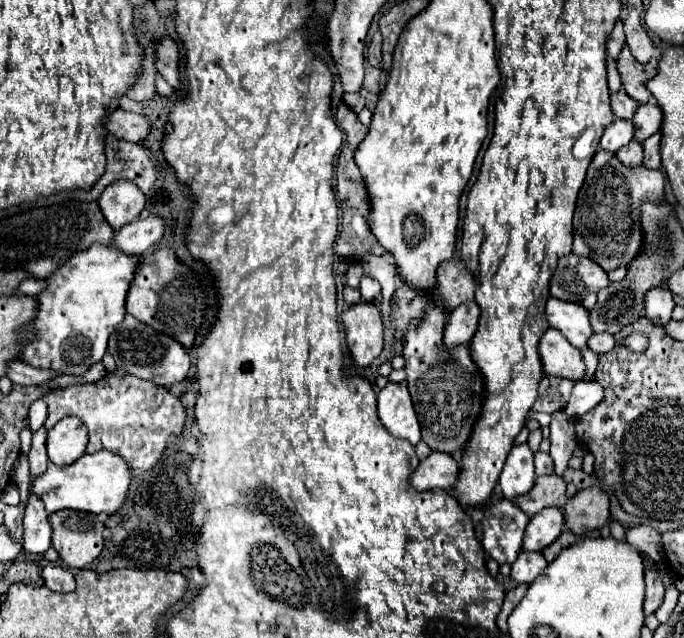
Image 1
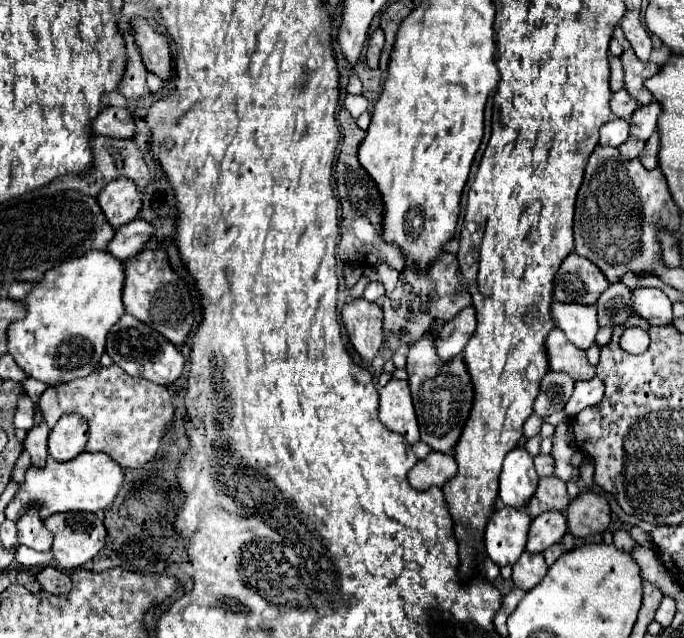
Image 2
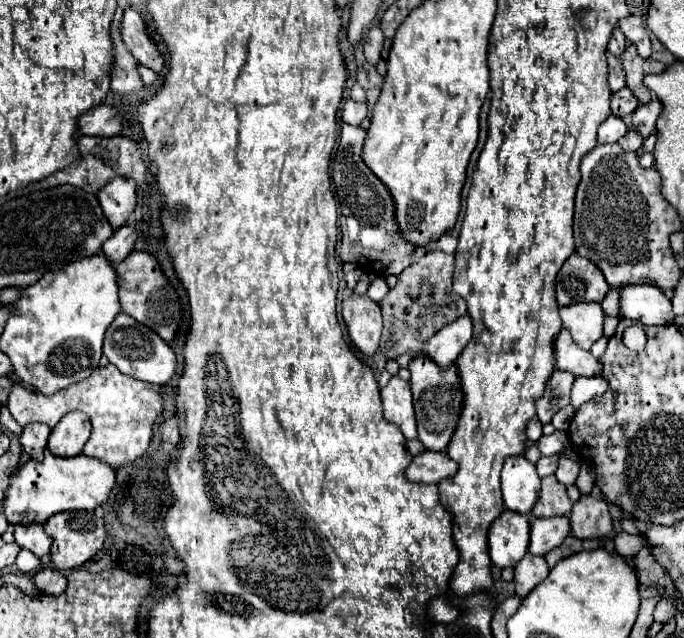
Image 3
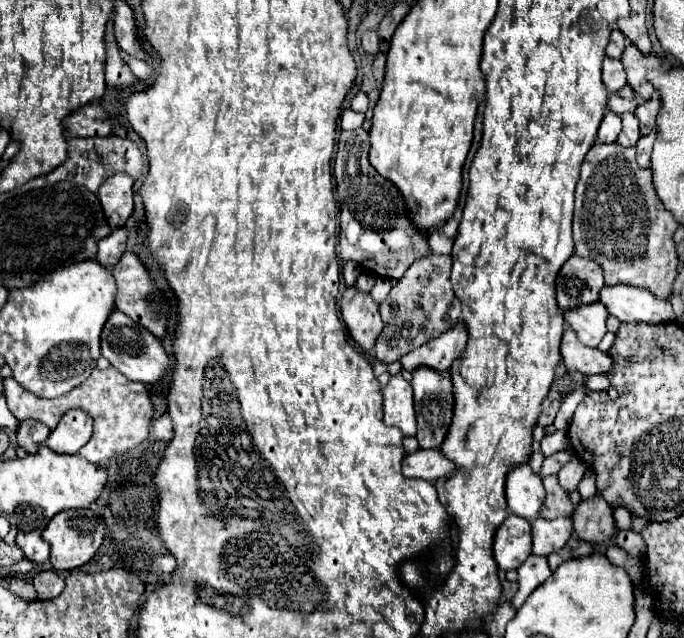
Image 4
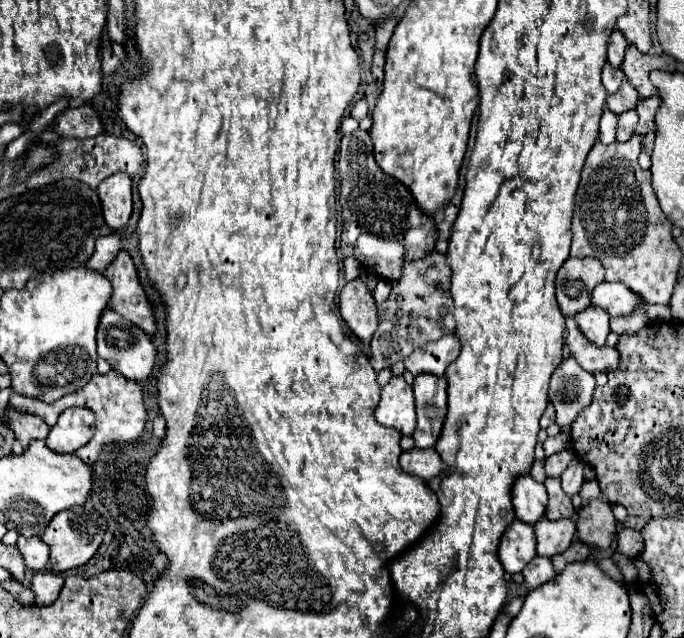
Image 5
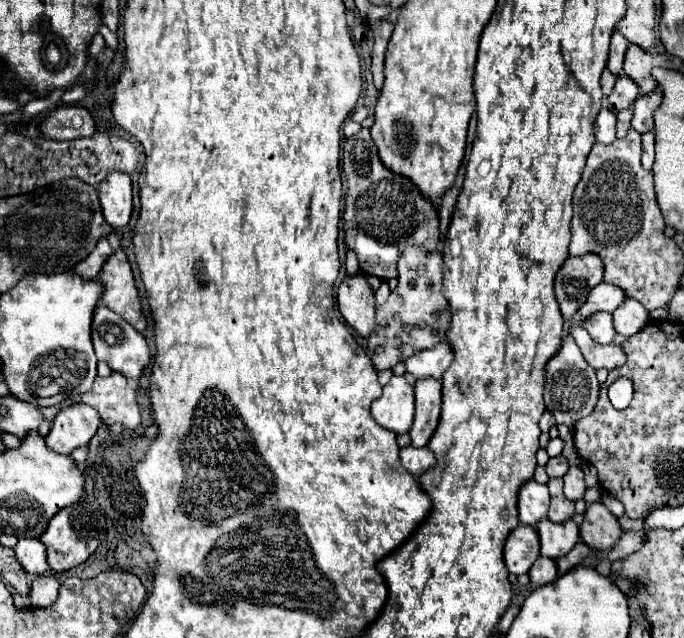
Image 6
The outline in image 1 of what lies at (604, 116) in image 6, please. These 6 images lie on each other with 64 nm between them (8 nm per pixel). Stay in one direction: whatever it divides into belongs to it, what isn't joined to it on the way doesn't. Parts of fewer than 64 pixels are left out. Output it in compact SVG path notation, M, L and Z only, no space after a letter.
M616 120L612 122L600 140L600 148L606 152L618 152L618 148L626 146L630 140L634 140L634 126L630 120Z

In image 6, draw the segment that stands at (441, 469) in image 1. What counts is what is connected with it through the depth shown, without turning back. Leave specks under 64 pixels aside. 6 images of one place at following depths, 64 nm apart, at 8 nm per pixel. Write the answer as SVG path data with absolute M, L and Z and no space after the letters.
M408 446L408 448L400 450L400 462L410 474L414 474L418 478L418 476L422 476L426 470L430 470L436 464L436 458L434 458L430 448Z

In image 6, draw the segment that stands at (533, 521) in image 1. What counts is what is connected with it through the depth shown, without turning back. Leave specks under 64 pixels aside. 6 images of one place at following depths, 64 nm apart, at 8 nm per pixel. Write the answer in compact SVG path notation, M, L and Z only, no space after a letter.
M548 518L540 520L540 524L536 526L538 536L540 536L540 554L546 558L560 558L566 552L570 552L574 548L574 544L578 542L578 524L574 520L566 520L566 522L552 522Z

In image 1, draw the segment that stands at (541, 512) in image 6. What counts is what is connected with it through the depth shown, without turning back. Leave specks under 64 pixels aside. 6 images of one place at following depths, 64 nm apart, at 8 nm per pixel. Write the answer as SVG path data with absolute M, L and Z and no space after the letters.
M520 444L514 446L506 458L506 464L500 472L500 488L502 494L512 500L524 492L528 492L536 480L534 474L534 464L532 464L532 450L528 448L528 444Z

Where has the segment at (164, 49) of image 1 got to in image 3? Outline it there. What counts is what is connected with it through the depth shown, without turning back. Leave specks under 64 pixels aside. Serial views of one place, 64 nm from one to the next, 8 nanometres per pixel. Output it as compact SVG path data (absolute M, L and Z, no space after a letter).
M126 8L126 12L124 12L122 36L124 36L124 42L126 42L128 50L136 56L136 60L142 66L154 70L158 76L164 72L166 60L158 52L156 42L150 38L144 18L136 10L132 10L132 8Z

